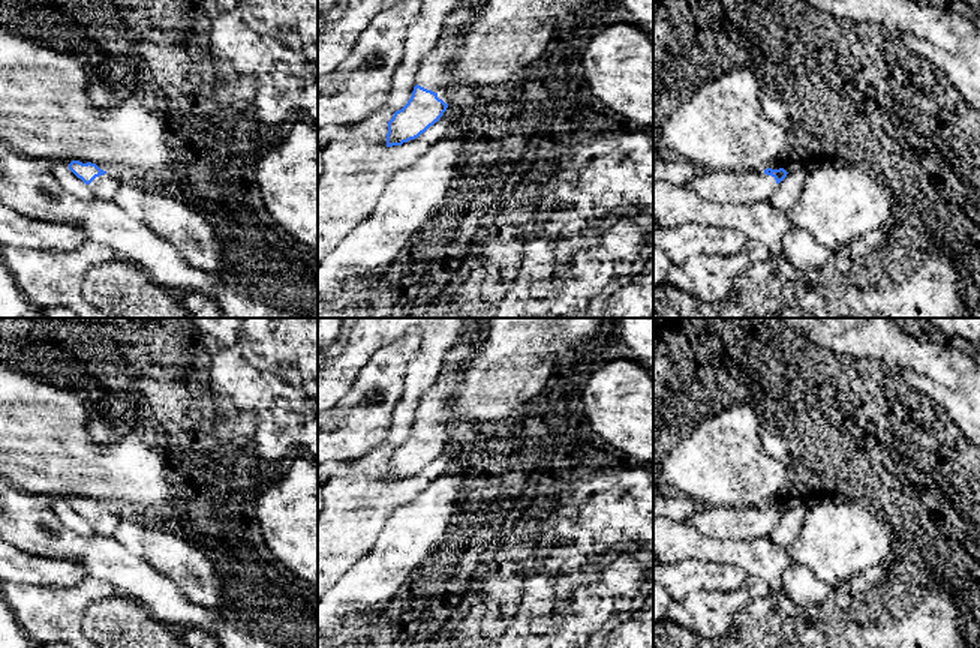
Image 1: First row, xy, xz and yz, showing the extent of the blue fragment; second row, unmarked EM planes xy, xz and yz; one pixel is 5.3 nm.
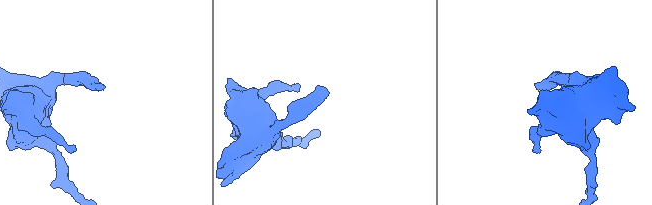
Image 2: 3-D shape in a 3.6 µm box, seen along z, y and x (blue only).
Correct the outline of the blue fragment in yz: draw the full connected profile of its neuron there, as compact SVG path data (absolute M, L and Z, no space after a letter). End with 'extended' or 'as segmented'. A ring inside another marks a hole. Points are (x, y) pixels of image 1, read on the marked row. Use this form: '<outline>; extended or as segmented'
M767 168L763 174L755 171L713 171L698 176L683 186L707 201L742 206L767 201L787 174L784 168Z; extended

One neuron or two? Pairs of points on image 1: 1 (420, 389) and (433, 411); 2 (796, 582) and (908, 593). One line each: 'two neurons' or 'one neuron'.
1: two neurons
2: two neurons

